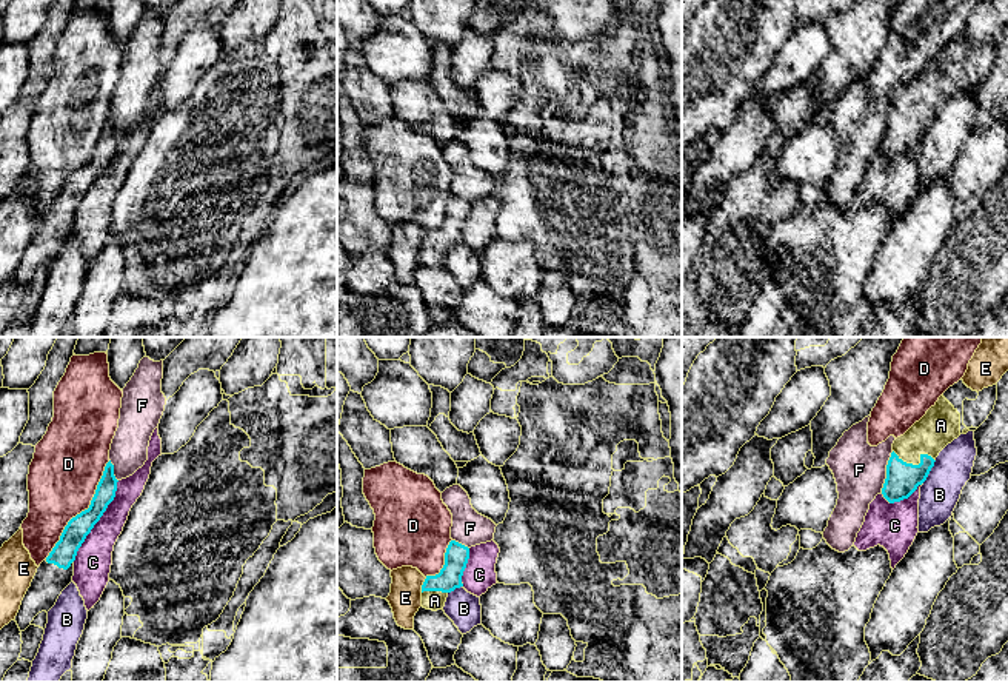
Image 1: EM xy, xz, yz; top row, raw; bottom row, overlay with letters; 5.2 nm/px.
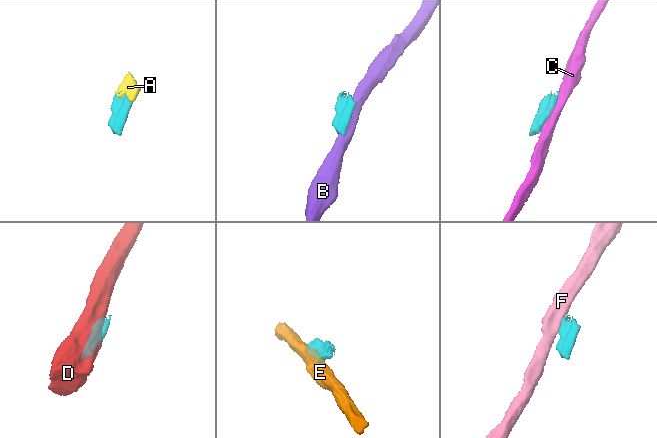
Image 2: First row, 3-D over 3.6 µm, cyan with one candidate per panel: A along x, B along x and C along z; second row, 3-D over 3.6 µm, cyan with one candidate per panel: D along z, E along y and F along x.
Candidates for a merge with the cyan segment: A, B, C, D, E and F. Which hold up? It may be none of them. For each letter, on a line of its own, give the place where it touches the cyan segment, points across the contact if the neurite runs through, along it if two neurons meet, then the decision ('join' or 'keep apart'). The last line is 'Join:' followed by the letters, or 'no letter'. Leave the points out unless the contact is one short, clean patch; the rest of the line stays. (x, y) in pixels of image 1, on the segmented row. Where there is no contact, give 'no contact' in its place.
A: yz (916, 465) | across yz (902, 479), (916, 465), (916, 450), (941, 425) | join
B: yz (930, 470) | keep apart
C: xy (99, 519) | keep apart
D: xy (82, 511) | keep apart
E: xz (422, 585) | keep apart
F: yz (887, 471) | along yz (893, 451), (881, 491) | keep apart
Join: A

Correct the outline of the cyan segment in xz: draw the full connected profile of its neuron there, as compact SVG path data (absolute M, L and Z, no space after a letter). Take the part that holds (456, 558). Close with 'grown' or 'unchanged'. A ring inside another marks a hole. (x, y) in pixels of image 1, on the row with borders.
M451 540L445 553L445 565L436 576L426 576L422 585L422 607L443 610L446 597L456 588L463 587L462 576L469 559L469 548Z | grown

